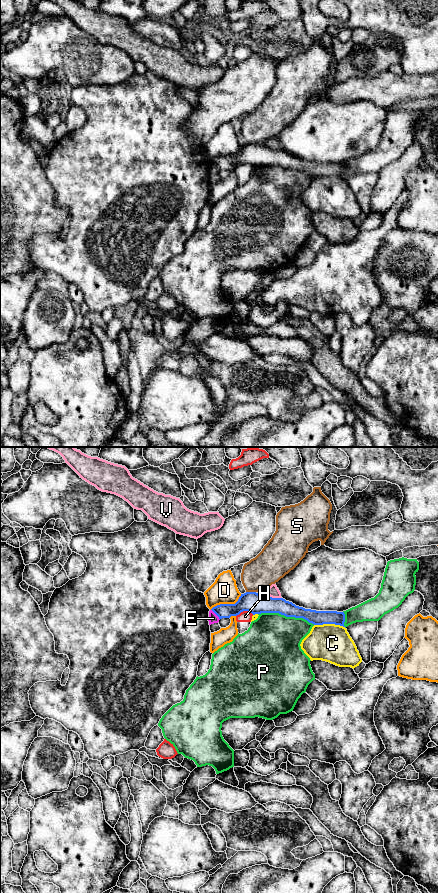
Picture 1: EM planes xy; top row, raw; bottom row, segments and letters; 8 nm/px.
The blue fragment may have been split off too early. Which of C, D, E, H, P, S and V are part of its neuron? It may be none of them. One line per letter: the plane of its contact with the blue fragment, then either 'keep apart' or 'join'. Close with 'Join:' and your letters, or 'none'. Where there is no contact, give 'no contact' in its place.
C: contact in xy; keep apart
D: contact in xy; keep apart
E: contact in xy; keep apart
H: contact in xy; keep apart
P: contact in xy; keep apart
S: contact in xy; keep apart
V: contact in xy; keep apart
Join: none

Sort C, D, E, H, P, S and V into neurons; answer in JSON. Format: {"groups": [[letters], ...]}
{"groups": [["C"], ["D"], ["E"], ["H"], ["P"], ["S"], ["V"]]}

